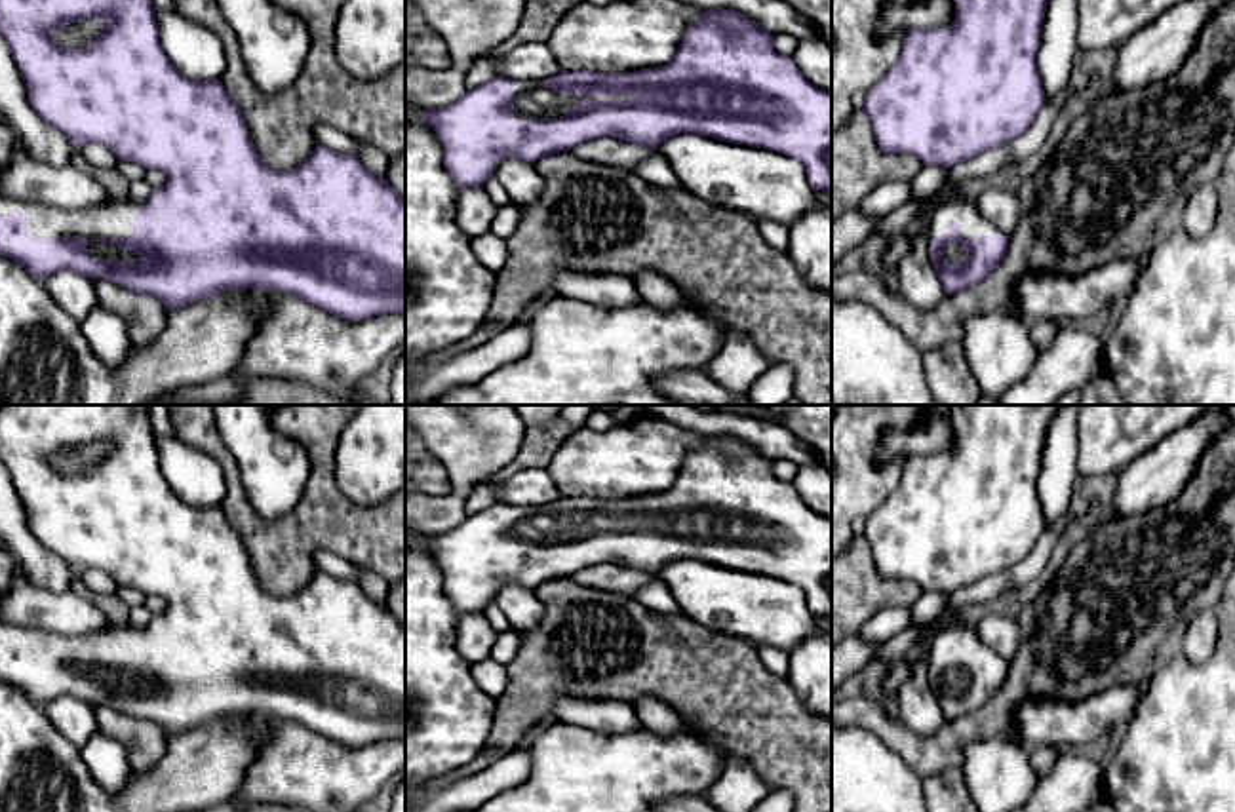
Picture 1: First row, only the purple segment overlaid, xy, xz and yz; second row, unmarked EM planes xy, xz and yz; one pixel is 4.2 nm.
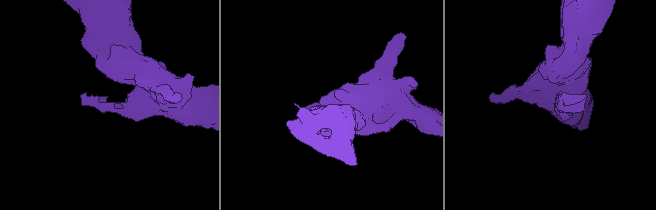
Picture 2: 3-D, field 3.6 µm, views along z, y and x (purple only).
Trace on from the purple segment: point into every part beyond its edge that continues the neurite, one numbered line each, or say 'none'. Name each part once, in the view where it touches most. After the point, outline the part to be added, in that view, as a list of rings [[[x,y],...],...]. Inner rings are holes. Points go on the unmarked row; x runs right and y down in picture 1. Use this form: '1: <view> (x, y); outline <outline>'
1: xy (115, 643); outline [[[0,622],[0,639],[25,639],[29,662],[84,662],[89,685],[139,685],[139,677],[122,677],[116,669],[99,669],[99,662],[129,662],[133,626],[110,626],[84,635],[65,635],[44,628]]]

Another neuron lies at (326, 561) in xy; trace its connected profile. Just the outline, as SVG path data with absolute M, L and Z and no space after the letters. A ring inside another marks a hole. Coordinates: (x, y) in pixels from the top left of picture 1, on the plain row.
M318 550L318 551L314 551L312 559L314 559L314 565L318 567L318 570L327 572L341 580L358 582L356 565L335 555L333 551Z

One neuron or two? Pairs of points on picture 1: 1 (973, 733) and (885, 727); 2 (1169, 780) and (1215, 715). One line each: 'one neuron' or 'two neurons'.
1: one neuron
2: one neuron

